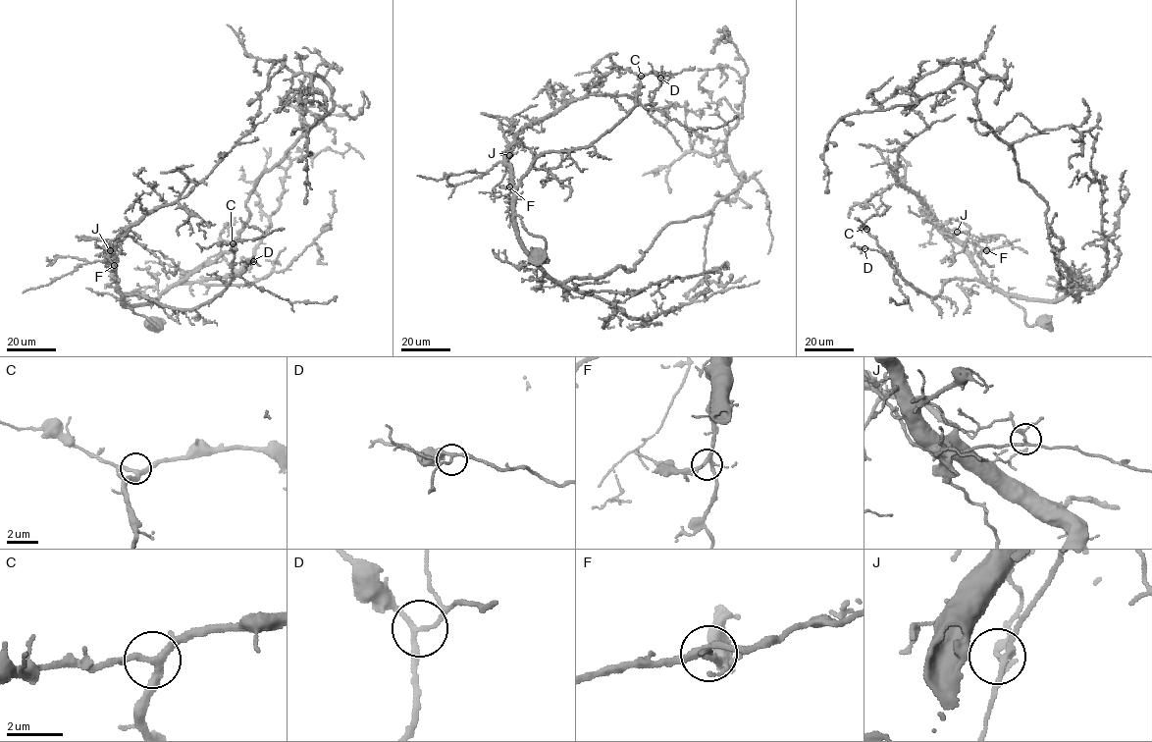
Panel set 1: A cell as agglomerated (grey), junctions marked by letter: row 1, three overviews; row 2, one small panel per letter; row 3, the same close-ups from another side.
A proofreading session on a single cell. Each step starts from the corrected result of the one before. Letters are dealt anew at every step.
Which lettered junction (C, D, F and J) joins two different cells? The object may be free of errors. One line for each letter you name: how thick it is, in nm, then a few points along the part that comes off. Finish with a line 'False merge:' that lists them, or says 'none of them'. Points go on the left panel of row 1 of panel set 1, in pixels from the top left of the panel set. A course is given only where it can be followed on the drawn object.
J: Thickness 160 nm. Course of the part to remove: (110, 250), (115, 253), (104, 239), (113, 239), (130, 229)
False merge: J

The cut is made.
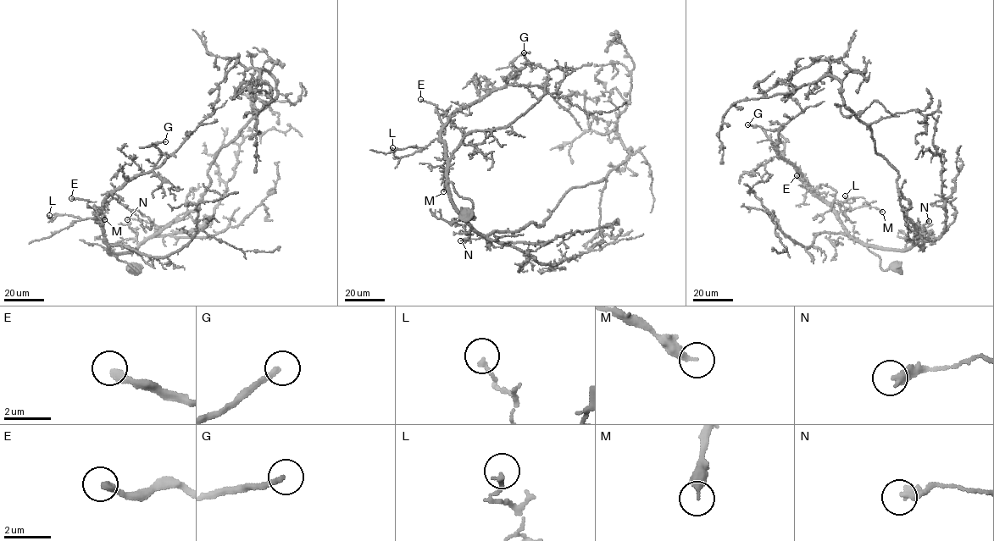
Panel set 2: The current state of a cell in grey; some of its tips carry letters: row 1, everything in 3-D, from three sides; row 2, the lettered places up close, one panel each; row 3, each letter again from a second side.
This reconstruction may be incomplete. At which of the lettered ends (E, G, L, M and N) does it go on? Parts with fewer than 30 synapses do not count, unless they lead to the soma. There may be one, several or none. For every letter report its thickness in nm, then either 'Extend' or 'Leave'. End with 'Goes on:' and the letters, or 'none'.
E: Thickness 340 nm. Extend
G: Thickness 220 nm. Leave
L: Thickness 190 nm. Leave
M: Thickness 360 nm. Leave
N: Thickness 400 nm. Leave
Goes on: E

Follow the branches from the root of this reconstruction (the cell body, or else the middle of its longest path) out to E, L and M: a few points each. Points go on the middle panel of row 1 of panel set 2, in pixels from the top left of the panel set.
E: (465, 215), (473, 202), (447, 179), (444, 124), (436, 105), (420, 99)
L: (465, 215), (473, 202), (447, 179), (449, 162), (439, 139), (400, 157), (392, 147)
M: (465, 215), (465, 218), (469, 218), (473, 202), (459, 196), (447, 179), (449, 162), (445, 148), (443, 191)

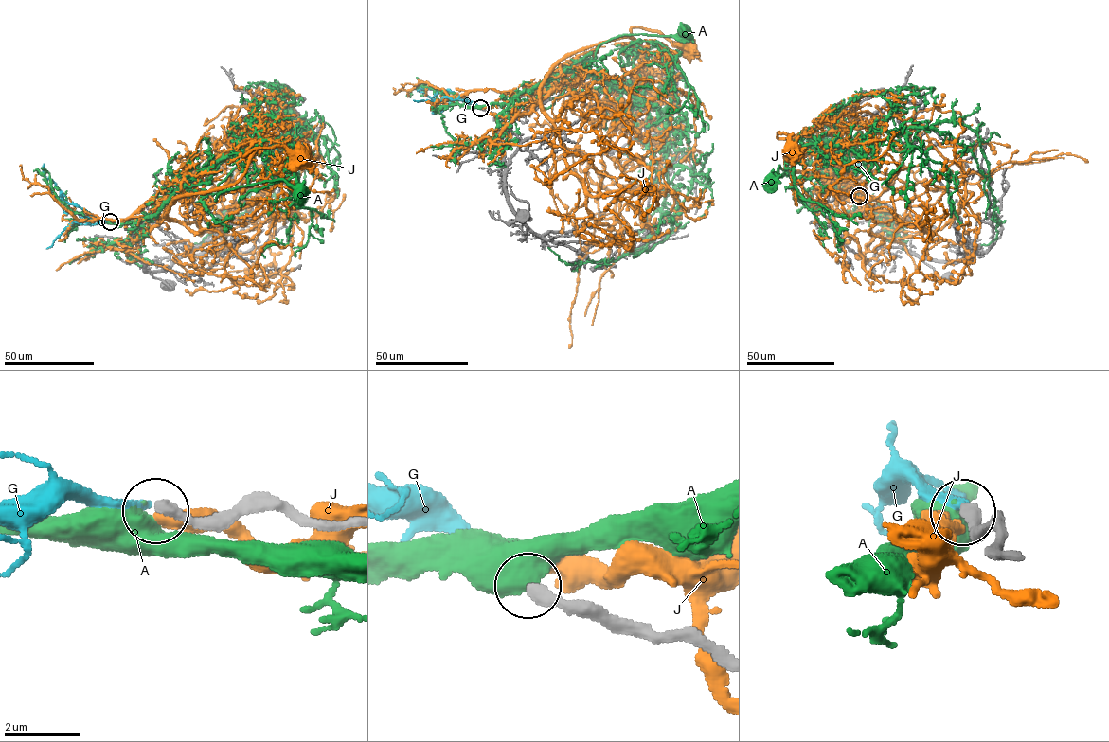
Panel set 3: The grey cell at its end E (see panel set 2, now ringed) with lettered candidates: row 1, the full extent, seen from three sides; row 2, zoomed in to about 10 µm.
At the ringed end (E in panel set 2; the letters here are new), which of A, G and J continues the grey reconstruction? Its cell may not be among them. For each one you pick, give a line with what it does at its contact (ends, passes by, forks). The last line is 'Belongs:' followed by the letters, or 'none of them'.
Belongs: none of them

